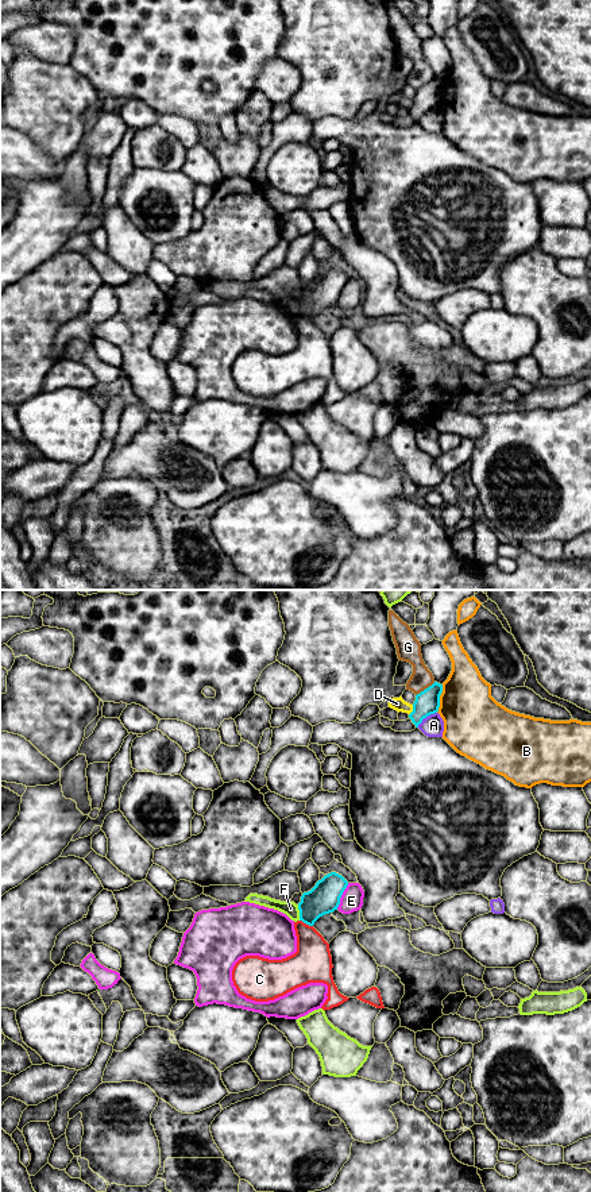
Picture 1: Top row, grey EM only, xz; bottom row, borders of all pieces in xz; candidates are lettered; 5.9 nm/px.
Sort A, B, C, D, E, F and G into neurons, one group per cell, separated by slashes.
A / B / C / D / E / F / G

